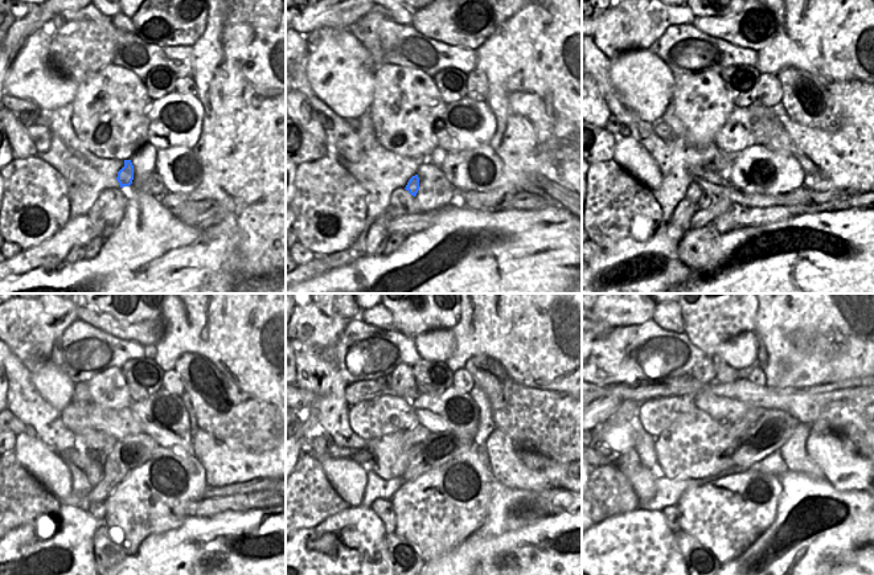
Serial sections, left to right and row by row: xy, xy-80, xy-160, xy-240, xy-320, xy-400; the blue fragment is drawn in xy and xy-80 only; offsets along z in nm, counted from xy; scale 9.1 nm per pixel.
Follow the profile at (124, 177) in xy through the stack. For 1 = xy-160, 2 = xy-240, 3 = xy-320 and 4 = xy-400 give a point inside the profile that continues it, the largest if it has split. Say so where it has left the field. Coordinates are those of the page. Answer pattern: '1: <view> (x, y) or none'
1: xy-160 (705, 198)
2: xy-240 (97, 509)
3: xy-320 (384, 509)
4: xy-400 (672, 514)

